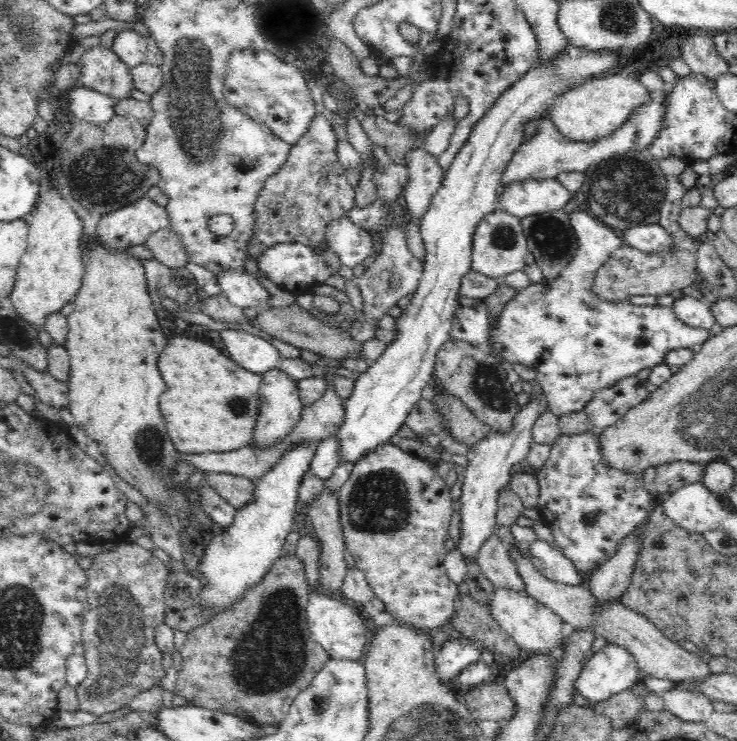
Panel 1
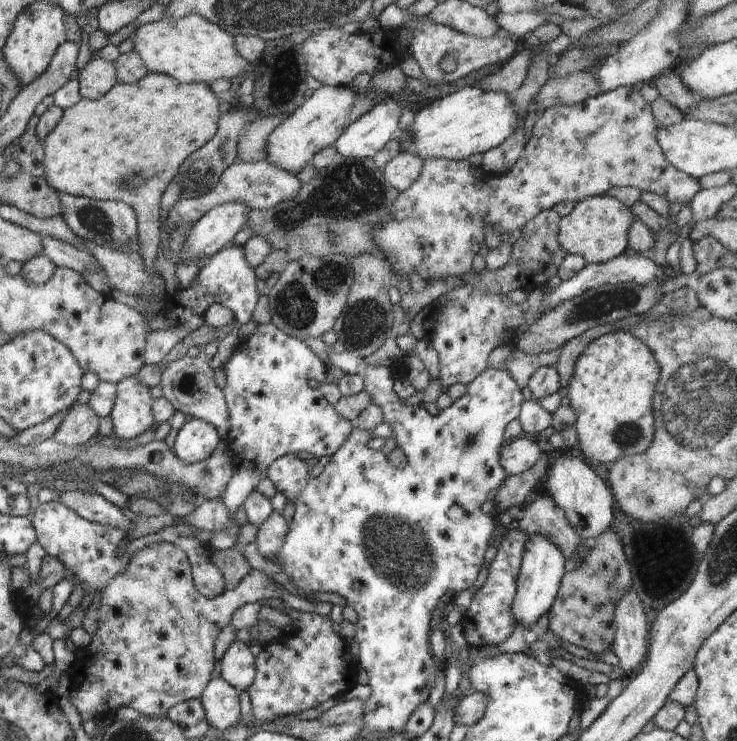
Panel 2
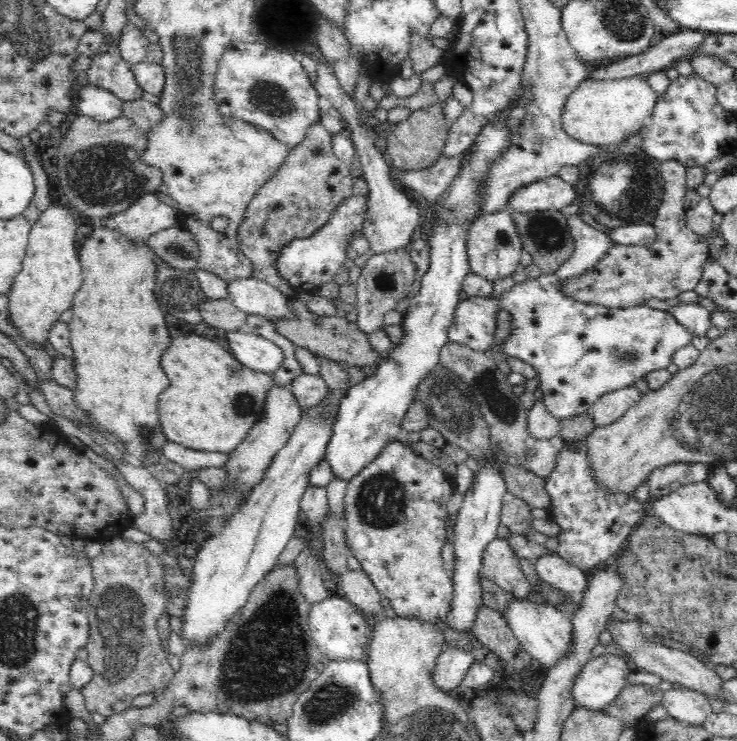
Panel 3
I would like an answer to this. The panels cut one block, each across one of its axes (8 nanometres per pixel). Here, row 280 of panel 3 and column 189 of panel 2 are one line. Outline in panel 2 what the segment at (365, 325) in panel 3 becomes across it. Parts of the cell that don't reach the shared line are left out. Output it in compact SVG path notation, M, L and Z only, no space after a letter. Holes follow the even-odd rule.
M201 356L181 358L181 360L171 362L163 370L159 386L163 390L163 398L175 408L175 412L181 412L185 416L193 416L193 420L203 420L203 422L211 424L217 430L219 440L227 440L227 430L229 430L227 404L225 404L223 392L217 390L215 382L213 382L213 370Z

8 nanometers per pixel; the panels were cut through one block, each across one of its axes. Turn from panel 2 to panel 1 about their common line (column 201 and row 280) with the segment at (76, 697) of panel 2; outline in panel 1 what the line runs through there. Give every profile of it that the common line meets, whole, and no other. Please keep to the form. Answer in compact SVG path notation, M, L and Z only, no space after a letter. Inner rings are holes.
M664 158L658 162L668 180L666 198L664 198L664 206L660 212L660 226L672 234L678 248L674 248L670 254L656 256L656 254L642 254L624 244L624 248L620 248L616 254L612 254L612 258L600 268L600 272L596 276L596 294L614 304L626 304L628 296L664 296L664 294L668 296L670 292L682 292L684 288L692 286L694 270L698 270L696 246L700 244L700 238L686 236L678 226L678 218L684 208L682 196L686 194L686 190L696 188L700 176L688 168L688 162L684 158Z

